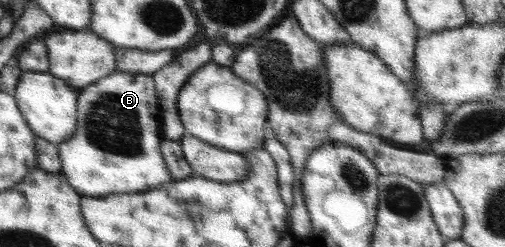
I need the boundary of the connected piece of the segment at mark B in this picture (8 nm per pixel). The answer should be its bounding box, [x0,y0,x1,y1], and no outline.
[58,71,175,195]

